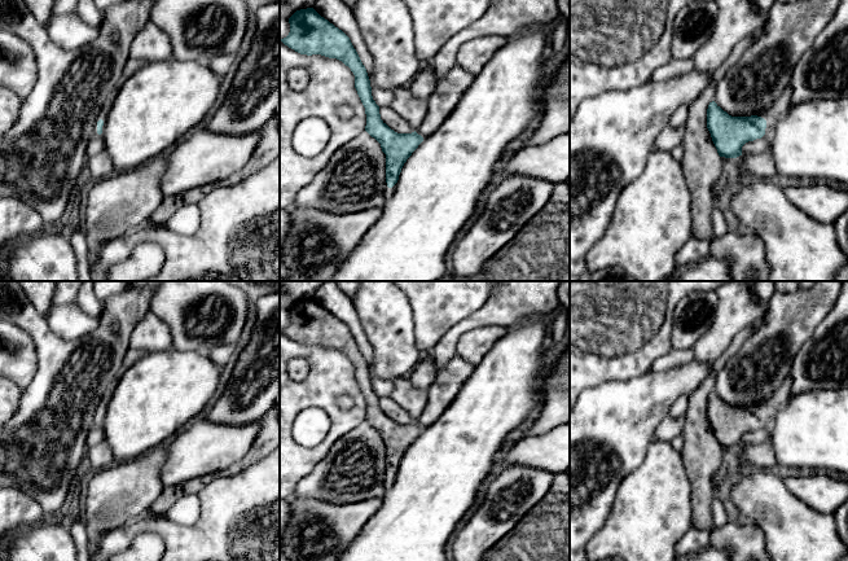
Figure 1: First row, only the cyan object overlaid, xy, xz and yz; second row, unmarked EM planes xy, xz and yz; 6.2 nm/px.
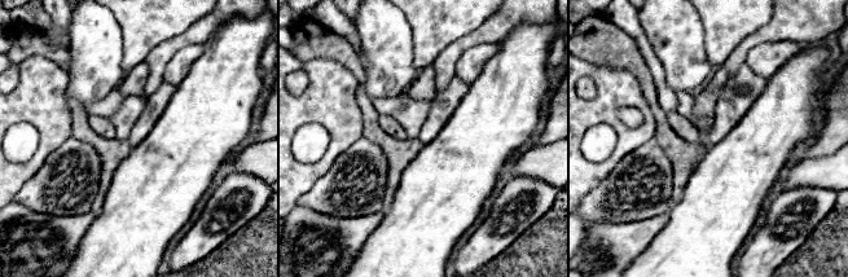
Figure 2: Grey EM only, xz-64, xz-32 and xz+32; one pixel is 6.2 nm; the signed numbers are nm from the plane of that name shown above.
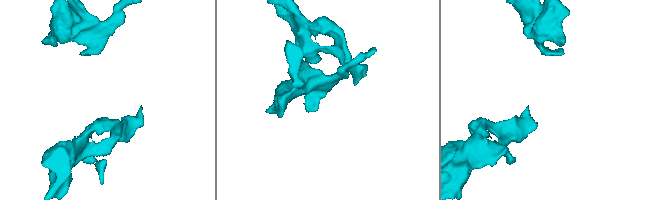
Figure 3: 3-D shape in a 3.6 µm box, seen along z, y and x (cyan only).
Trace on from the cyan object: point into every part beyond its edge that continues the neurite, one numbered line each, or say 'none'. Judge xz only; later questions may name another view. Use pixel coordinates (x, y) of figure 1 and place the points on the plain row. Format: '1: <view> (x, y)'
1: xz (387, 483)

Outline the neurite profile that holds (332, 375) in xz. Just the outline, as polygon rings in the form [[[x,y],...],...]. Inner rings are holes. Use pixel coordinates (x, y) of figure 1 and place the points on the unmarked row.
[[[280,330],[280,549],[284,532],[291,518],[290,500],[294,496],[295,485],[326,456],[337,439],[365,421],[365,416],[365,398],[355,378],[355,365],[351,359],[337,349],[300,345]],[[294,358],[304,358],[309,364],[309,372],[304,381],[293,381],[287,374],[287,363]],[[342,395],[351,398],[351,407],[338,406],[337,399]],[[309,407],[322,408],[330,417],[330,428],[320,444],[307,448],[294,441],[293,422],[303,409]]]

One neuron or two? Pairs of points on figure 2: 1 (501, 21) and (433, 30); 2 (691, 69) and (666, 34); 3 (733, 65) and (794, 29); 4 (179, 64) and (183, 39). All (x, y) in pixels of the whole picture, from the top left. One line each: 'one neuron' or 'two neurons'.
1: two neurons
2: one neuron
3: one neuron
4: two neurons

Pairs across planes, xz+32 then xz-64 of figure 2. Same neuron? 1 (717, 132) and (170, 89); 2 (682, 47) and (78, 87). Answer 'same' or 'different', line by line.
1: same
2: same

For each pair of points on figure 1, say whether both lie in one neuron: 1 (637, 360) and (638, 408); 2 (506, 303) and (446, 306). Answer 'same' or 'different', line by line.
1: different
2: different

